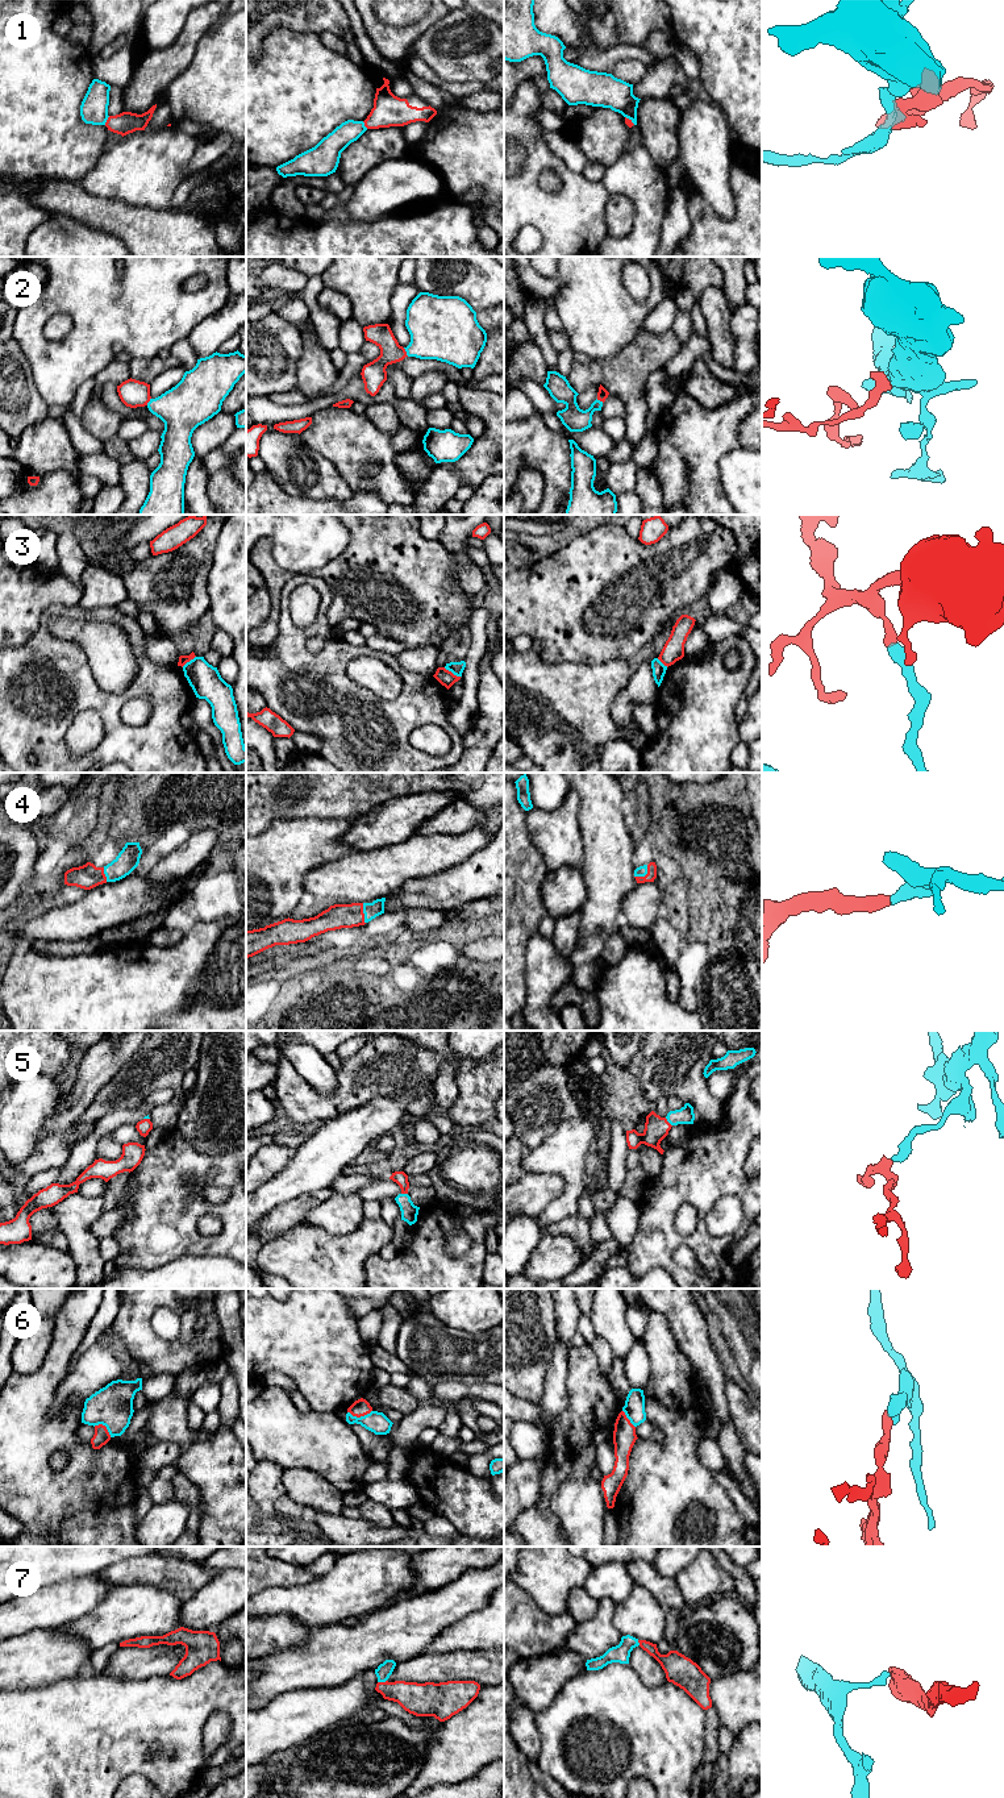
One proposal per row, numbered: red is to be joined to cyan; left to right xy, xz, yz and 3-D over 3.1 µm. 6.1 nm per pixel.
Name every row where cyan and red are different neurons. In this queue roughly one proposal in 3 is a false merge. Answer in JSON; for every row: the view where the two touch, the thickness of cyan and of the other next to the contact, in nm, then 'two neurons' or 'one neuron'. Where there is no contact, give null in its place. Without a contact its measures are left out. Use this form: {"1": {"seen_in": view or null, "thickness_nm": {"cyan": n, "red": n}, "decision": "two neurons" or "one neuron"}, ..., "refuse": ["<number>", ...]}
{"1": {"seen_in": "xy", "thickness_nm": {"cyan": 170, "red": 140}, "decision": "two neurons"}, "2": {"seen_in": "xz", "thickness_nm": {"cyan": 380, "red": 150}, "decision": "one neuron"}, "3": {"seen_in": "xz", "thickness_nm": {"cyan": 80, "red": 100}, "decision": "two neurons"}, "4": {"seen_in": "yz", "thickness_nm": {"cyan": 60, "red": 60}, "decision": "one neuron"}, "5": {"seen_in": "yz", "thickness_nm": {"cyan": 100, "red": 150}, "decision": "one neuron"}, "6": {"seen_in": "xz", "thickness_nm": {"cyan": 130, "red": 110}, "decision": "two neurons"}, "7": {"seen_in": "xz", "thickness_nm": {"cyan": 90, "red": 190}, "decision": "one neuron"}, "refuse": ["1", "3", "6"]}

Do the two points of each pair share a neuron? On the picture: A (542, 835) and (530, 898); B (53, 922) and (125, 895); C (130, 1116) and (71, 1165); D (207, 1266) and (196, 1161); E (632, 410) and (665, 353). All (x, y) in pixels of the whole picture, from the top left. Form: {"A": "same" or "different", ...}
{"A": "different", "B": "same", "C": "same", "D": "different", "E": "same"}

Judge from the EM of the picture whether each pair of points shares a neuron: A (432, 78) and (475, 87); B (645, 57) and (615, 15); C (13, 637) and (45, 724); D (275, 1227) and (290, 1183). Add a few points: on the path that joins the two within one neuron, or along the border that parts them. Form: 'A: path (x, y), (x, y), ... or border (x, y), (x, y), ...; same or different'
A: path (442, 84), (451, 88), (465, 88); same
B: border (641, 46), (617, 44), (608, 49); different
C: border (38, 625), (37, 631), (24, 644), (13, 648); different
D: border (312, 1193), (305, 1193), (280, 1203), (269, 1214); different

